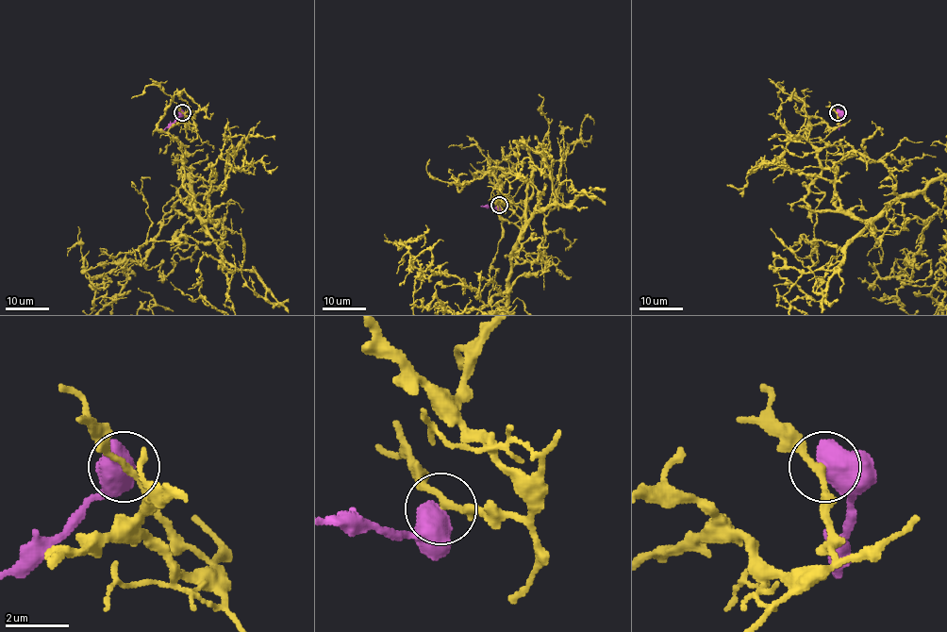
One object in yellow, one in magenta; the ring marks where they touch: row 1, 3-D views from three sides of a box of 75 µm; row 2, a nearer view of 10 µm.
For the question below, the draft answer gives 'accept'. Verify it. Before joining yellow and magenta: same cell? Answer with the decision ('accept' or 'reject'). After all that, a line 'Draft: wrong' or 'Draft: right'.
reject
Draft: wrong

